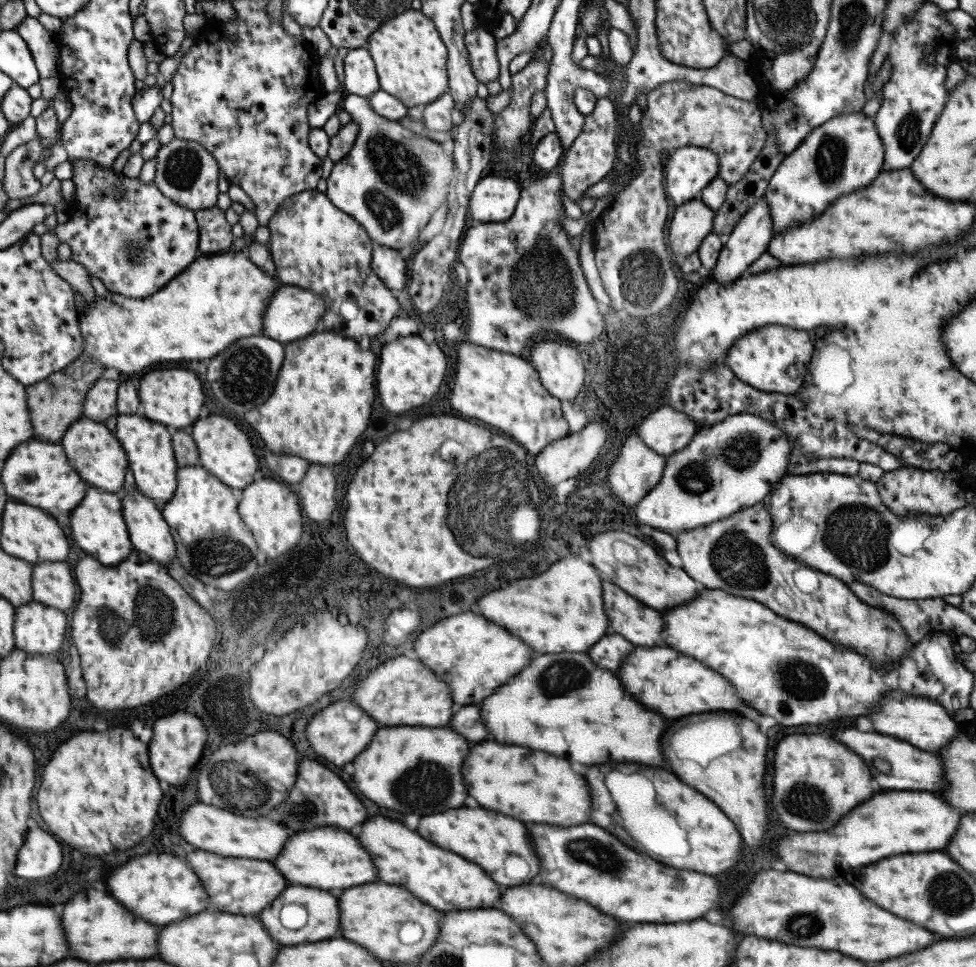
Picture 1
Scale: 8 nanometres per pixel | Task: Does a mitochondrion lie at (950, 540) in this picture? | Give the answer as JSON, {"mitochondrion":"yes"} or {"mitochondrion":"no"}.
{"mitochondrion":"no"}

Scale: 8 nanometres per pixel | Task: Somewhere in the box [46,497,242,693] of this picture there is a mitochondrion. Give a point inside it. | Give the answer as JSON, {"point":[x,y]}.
{"point":[153,616]}

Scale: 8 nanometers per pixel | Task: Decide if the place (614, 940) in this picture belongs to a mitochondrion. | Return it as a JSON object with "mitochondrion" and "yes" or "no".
{"mitochondrion":"no"}

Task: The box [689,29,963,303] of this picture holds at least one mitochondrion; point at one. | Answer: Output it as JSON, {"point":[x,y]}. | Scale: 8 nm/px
{"point":[831,152]}

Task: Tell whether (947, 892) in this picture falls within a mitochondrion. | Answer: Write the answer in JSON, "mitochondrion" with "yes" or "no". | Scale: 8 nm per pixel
{"mitochondrion":"yes"}

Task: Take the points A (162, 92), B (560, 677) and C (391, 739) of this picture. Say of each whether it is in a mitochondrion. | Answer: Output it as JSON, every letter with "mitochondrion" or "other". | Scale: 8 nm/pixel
{"A":"other","B":"mitochondrion","C":"other"}

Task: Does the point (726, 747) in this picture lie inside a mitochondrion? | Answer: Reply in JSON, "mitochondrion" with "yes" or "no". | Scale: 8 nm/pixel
{"mitochondrion":"no"}

